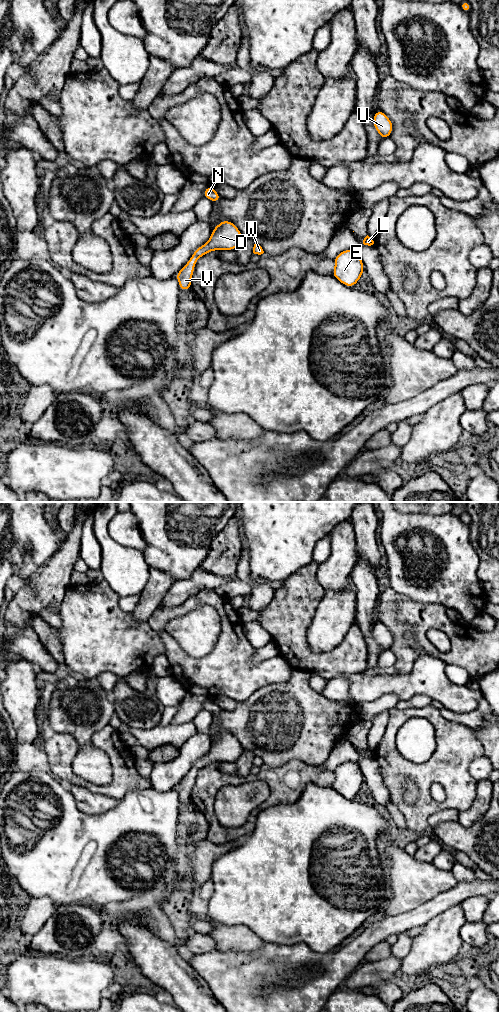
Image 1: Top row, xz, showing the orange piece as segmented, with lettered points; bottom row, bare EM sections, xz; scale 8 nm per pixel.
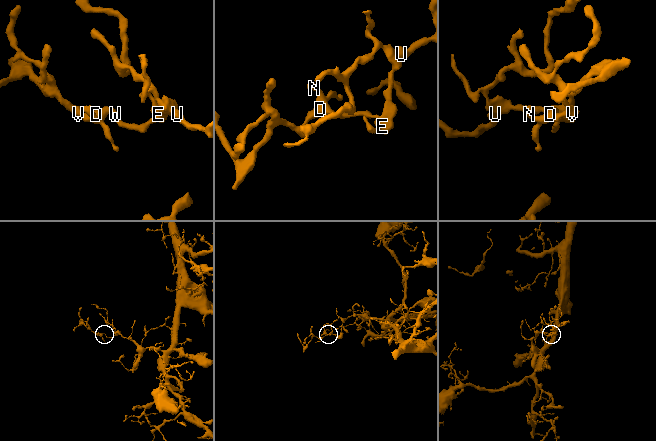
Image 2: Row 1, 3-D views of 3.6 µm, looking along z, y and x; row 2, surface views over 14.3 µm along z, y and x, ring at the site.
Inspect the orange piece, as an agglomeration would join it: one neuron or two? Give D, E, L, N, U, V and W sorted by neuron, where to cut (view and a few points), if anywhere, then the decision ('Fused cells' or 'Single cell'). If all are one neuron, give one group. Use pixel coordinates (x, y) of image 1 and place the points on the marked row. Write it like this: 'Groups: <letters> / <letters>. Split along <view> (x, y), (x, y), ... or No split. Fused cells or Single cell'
Groups: D E L N U V W. No split. Single cell

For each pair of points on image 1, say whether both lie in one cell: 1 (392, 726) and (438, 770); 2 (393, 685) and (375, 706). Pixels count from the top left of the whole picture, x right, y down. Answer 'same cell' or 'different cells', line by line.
1: same cell
2: different cells

